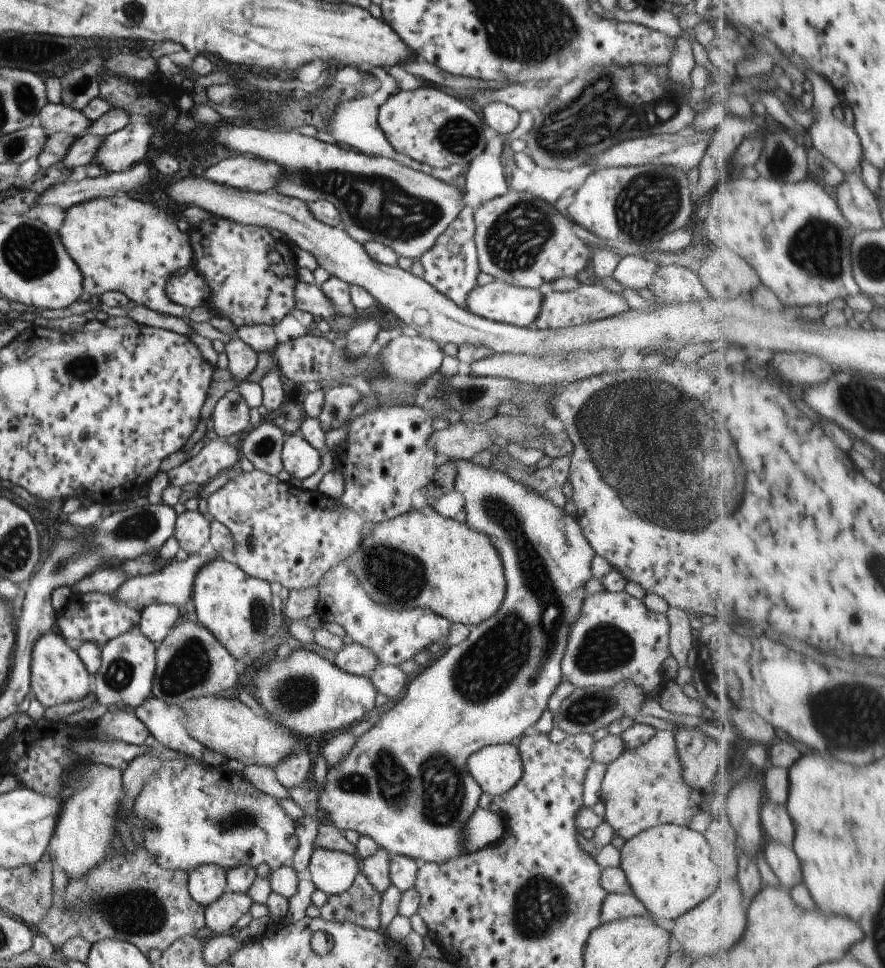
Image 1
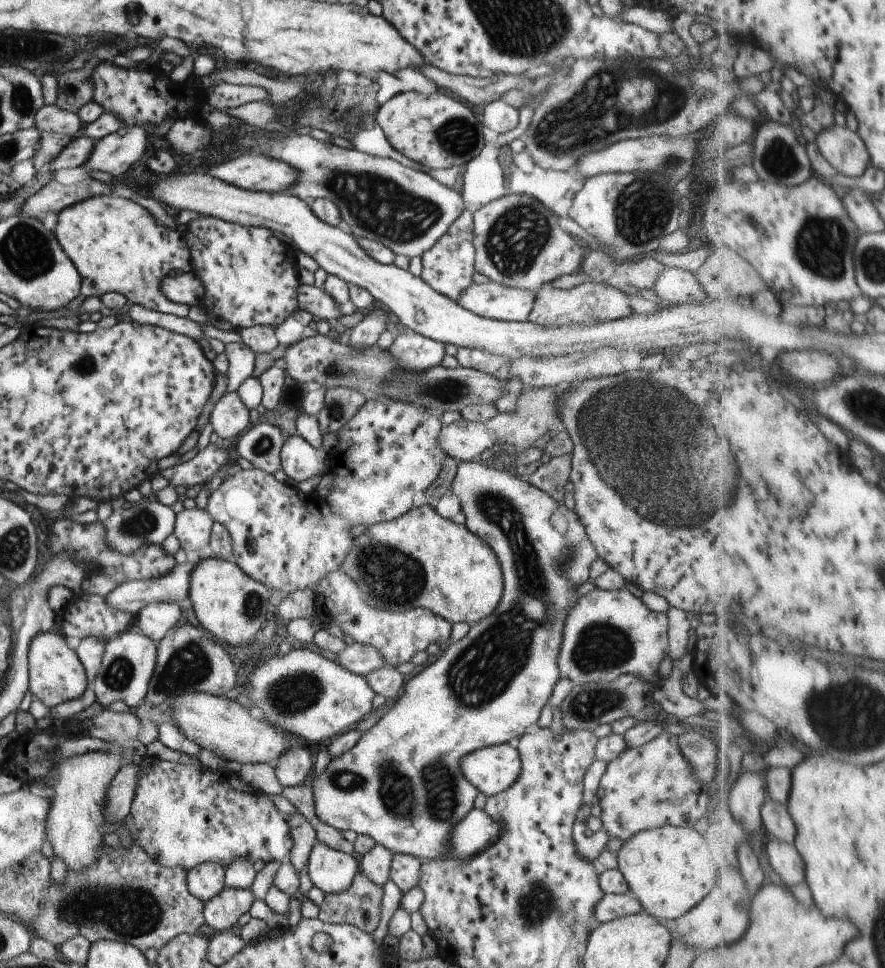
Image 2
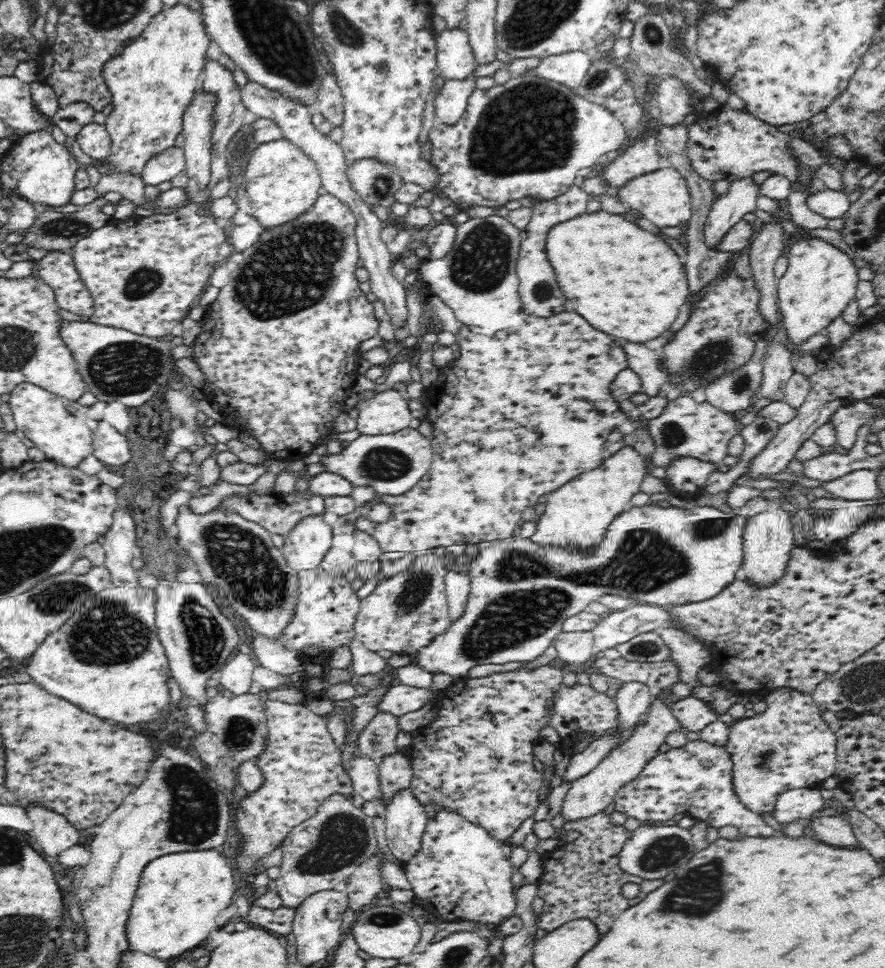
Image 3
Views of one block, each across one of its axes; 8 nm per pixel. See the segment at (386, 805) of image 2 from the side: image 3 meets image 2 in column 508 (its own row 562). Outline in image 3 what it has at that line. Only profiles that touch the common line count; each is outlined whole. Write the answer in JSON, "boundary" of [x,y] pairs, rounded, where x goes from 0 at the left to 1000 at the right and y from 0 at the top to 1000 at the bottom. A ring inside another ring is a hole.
{"boundary":[[[730,521],[712,523],[696,533],[685,545],[681,558],[669,567],[617,565],[589,554],[541,561],[540,574],[531,583],[532,608],[525,633],[502,655],[467,676],[467,684],[484,694],[501,694],[514,702],[527,698],[538,686],[599,684],[625,665],[641,638],[663,630],[667,622],[676,621],[684,614],[699,614],[746,627],[800,620],[837,592],[843,539],[844,535],[833,527],[820,531],[802,523],[782,522],[777,526]]]}

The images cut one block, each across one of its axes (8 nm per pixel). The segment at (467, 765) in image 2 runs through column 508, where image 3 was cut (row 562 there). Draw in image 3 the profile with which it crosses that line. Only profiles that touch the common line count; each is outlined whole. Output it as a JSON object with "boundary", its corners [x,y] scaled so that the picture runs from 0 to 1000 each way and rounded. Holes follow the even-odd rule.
{"boundary":[[[882,525],[861,527],[859,531],[852,531],[844,535],[840,550],[840,583],[837,593],[851,603],[866,605],[877,601],[886,587],[890,585],[895,566],[898,565],[898,554],[895,551],[897,540],[893,538],[890,527]]]}

